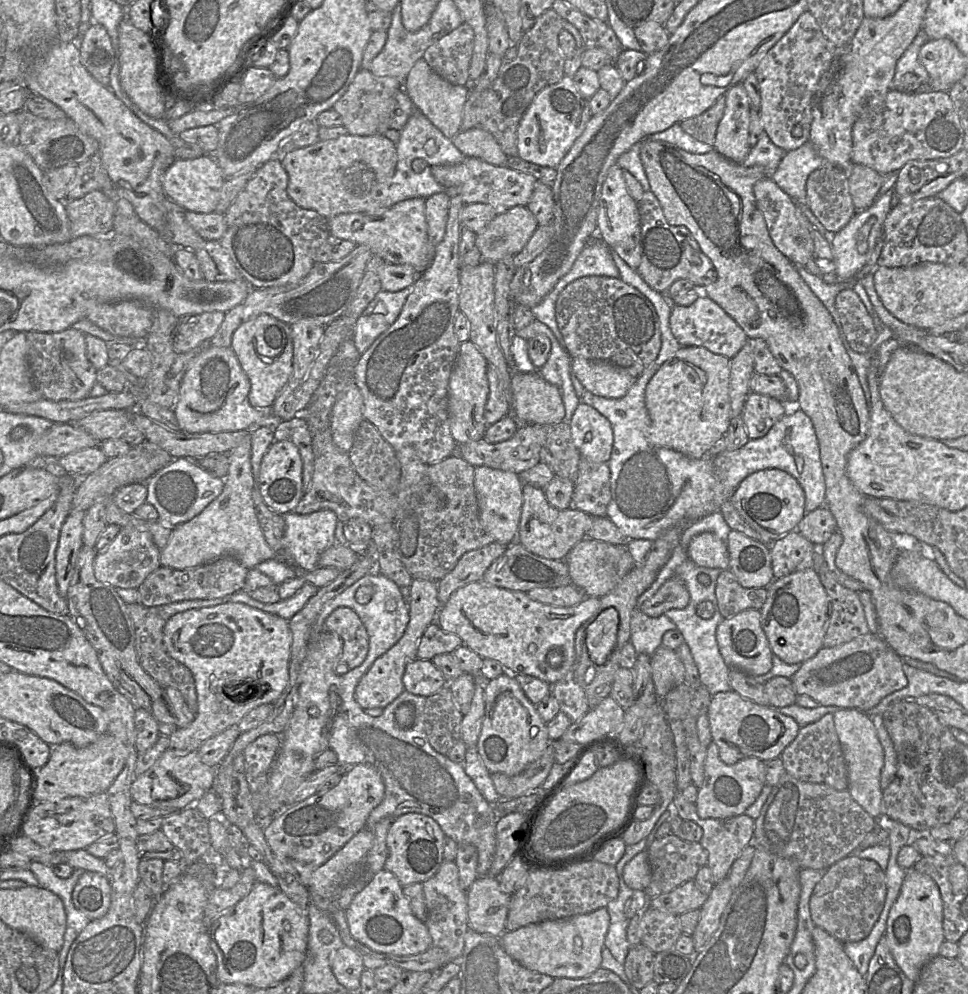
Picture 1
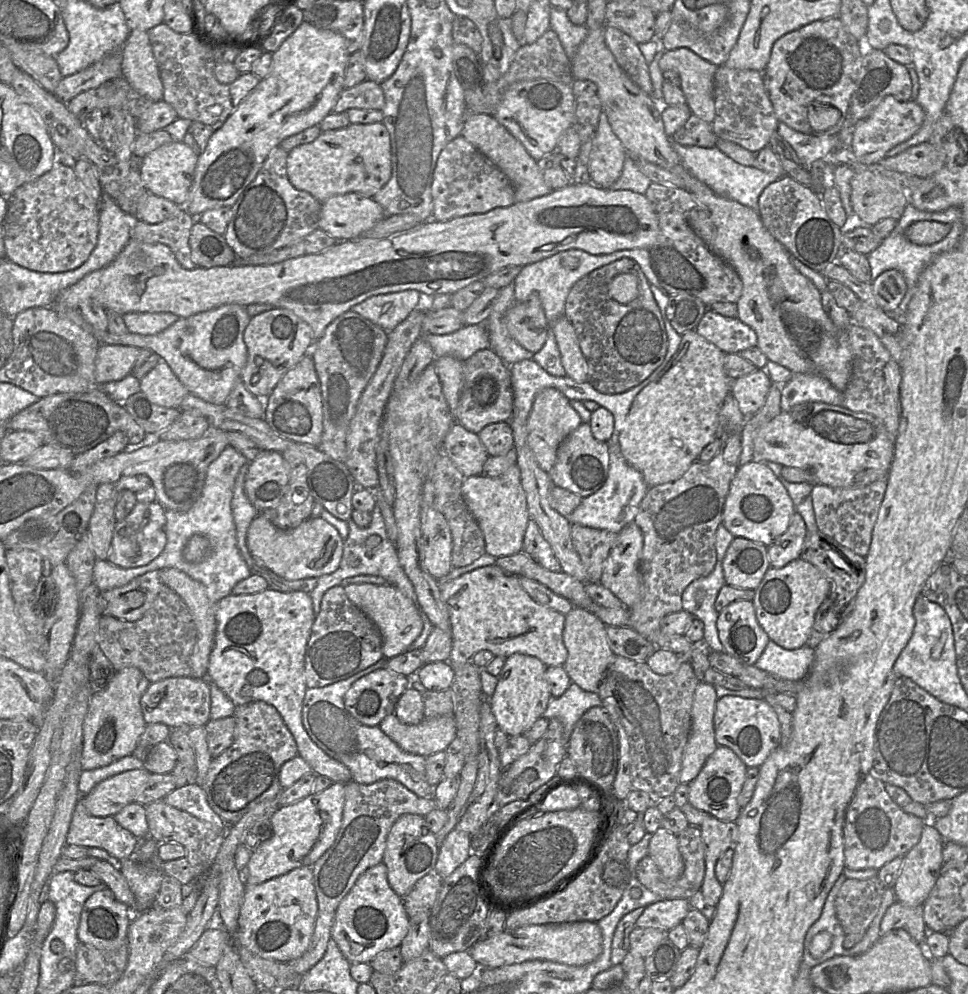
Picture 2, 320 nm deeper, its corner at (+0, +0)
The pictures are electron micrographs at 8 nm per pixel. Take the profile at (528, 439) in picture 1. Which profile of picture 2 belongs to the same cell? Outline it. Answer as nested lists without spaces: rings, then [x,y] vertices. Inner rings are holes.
[[[454,422],[443,440],[441,451],[446,454],[463,476],[479,475],[489,455],[478,434]]]

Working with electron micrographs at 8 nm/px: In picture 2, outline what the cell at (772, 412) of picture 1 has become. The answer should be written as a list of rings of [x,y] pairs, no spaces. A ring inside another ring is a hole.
[[[758,368],[732,380],[731,394],[745,417],[754,415],[764,405],[772,383],[766,371]]]

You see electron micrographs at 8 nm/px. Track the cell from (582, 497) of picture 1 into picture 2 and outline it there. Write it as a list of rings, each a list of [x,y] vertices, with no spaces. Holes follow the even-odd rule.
[[[581,423],[559,446],[555,464],[549,471],[549,475],[555,486],[585,498],[603,486],[608,472],[609,449],[607,442],[600,442],[594,438],[590,423]]]

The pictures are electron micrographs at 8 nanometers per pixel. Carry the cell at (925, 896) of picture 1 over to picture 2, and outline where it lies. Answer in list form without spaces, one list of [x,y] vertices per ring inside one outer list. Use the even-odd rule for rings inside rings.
[[[926,822],[919,842],[904,856],[894,885],[897,901],[908,906],[923,905],[941,873],[944,839]]]

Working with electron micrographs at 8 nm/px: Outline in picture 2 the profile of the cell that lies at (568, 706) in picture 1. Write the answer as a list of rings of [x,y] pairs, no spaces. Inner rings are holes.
[[[551,719],[544,735],[531,746],[530,750],[503,769],[494,798],[495,808],[501,808],[515,800],[527,799],[539,787],[557,778],[557,767],[565,756],[567,743],[563,735],[563,726],[559,720]]]

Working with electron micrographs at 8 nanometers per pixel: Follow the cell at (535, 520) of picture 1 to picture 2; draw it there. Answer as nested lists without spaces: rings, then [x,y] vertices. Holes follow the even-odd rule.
[[[532,519],[527,524],[522,551],[545,569],[552,572],[562,571],[550,544],[545,540],[538,525]]]

